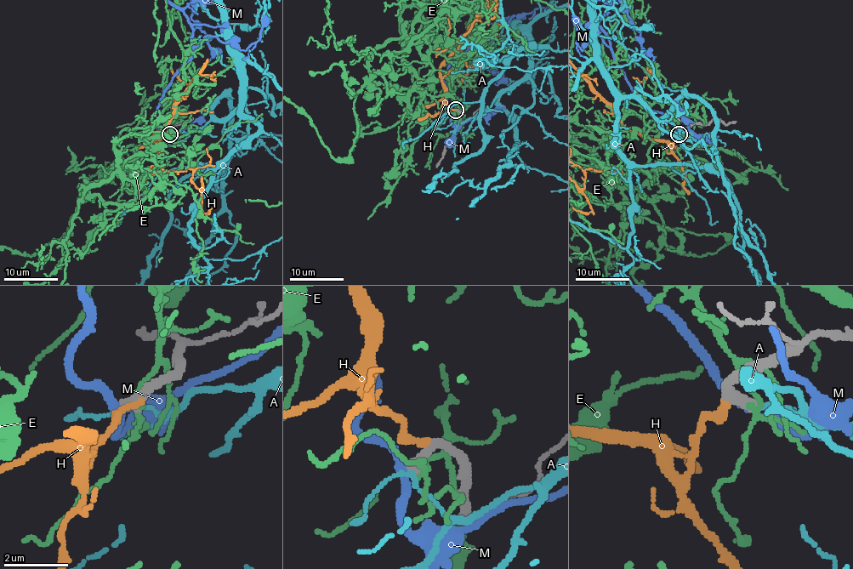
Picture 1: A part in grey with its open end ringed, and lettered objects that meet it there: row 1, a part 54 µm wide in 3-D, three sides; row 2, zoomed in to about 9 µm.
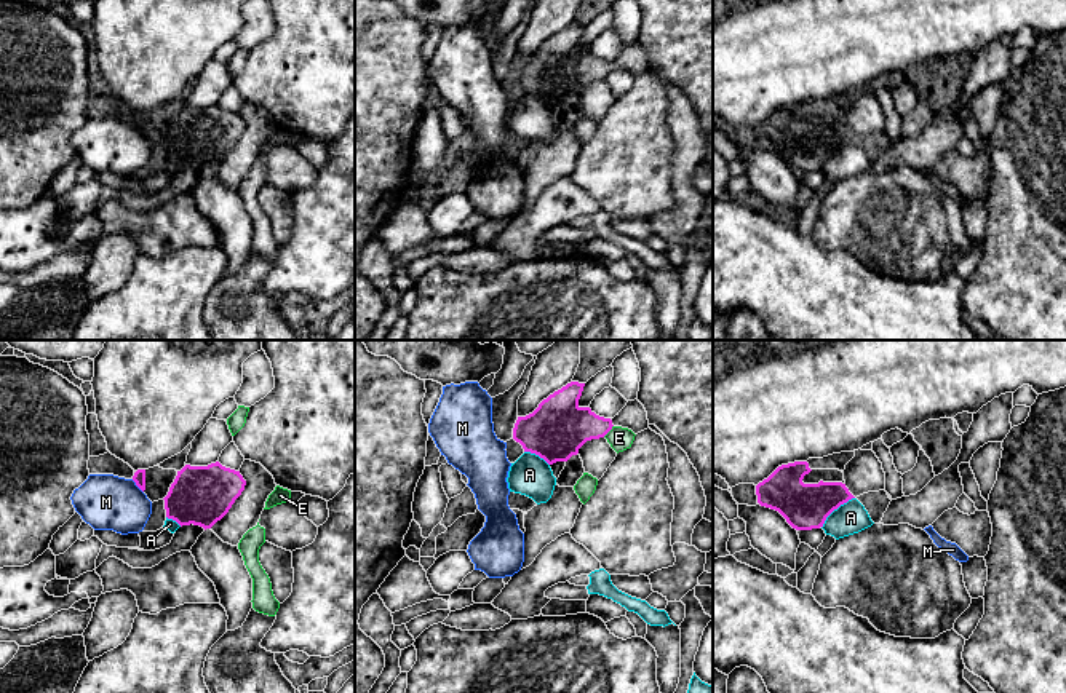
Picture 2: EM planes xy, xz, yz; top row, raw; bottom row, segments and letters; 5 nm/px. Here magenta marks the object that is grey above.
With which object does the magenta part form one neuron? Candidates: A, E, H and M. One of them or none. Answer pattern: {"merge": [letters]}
{"merge": ["H"]}

